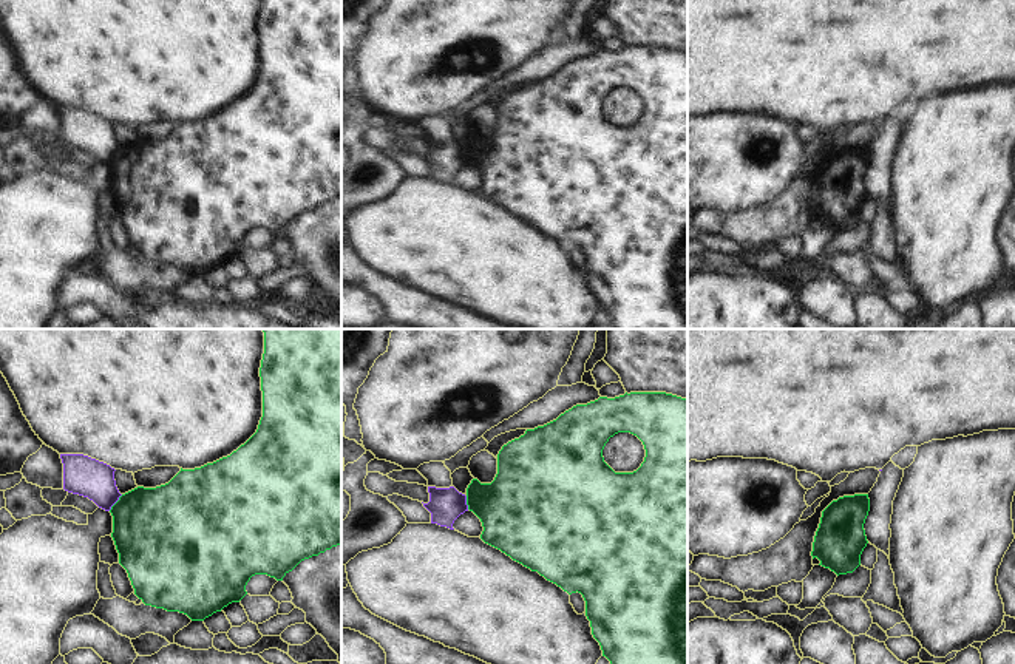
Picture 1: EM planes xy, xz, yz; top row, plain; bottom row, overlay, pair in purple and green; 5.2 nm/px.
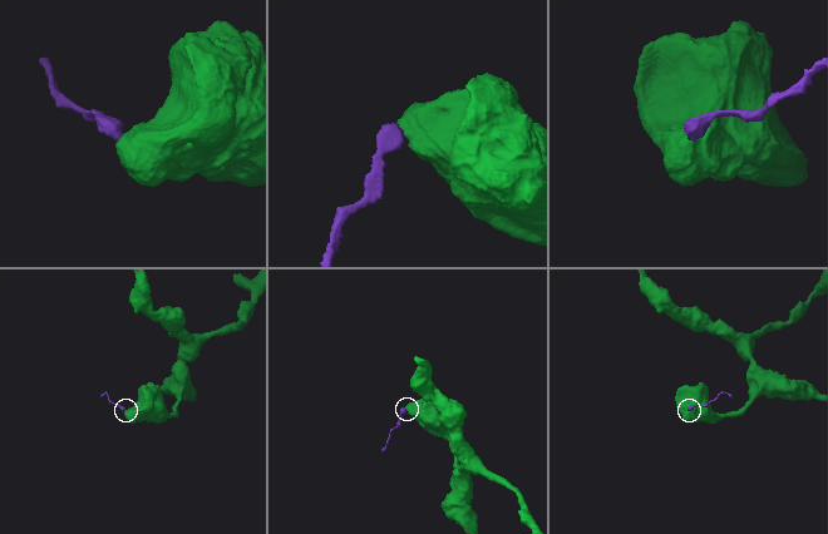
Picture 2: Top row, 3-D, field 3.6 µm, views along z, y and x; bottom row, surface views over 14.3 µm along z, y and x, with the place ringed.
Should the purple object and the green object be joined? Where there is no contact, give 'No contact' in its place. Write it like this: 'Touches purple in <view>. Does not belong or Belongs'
Touches purple in xy. Does not belong.

